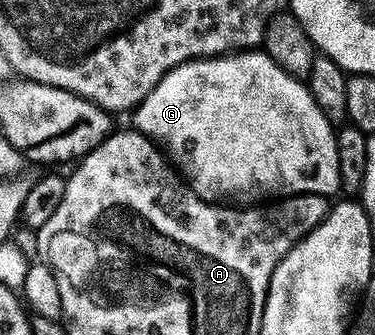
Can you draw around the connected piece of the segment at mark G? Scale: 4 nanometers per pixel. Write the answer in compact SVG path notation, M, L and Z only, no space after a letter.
M248 50L246 52L236 52L225 56L212 56L210 60L190 60L187 64L177 66L173 70L169 70L165 74L165 78L161 78L161 82L157 82L157 86L153 86L153 90L139 103L139 107L134 109L135 116L134 127L142 132L148 140L154 142L169 157L170 163L181 173L188 188L192 188L202 200L210 200L212 204L221 204L224 206L251 206L256 202L267 202L272 198L282 198L284 196L300 196L301 194L317 194L318 196L334 197L334 192L340 191L339 187L339 167L337 166L337 146L335 145L336 129L325 118L325 114L321 114L321 110L317 106L317 102L313 102L311 92L308 90L306 83L302 79L291 76L285 70L281 70L281 66L277 66L277 62L273 62L273 58L269 58L267 53L262 50Z

